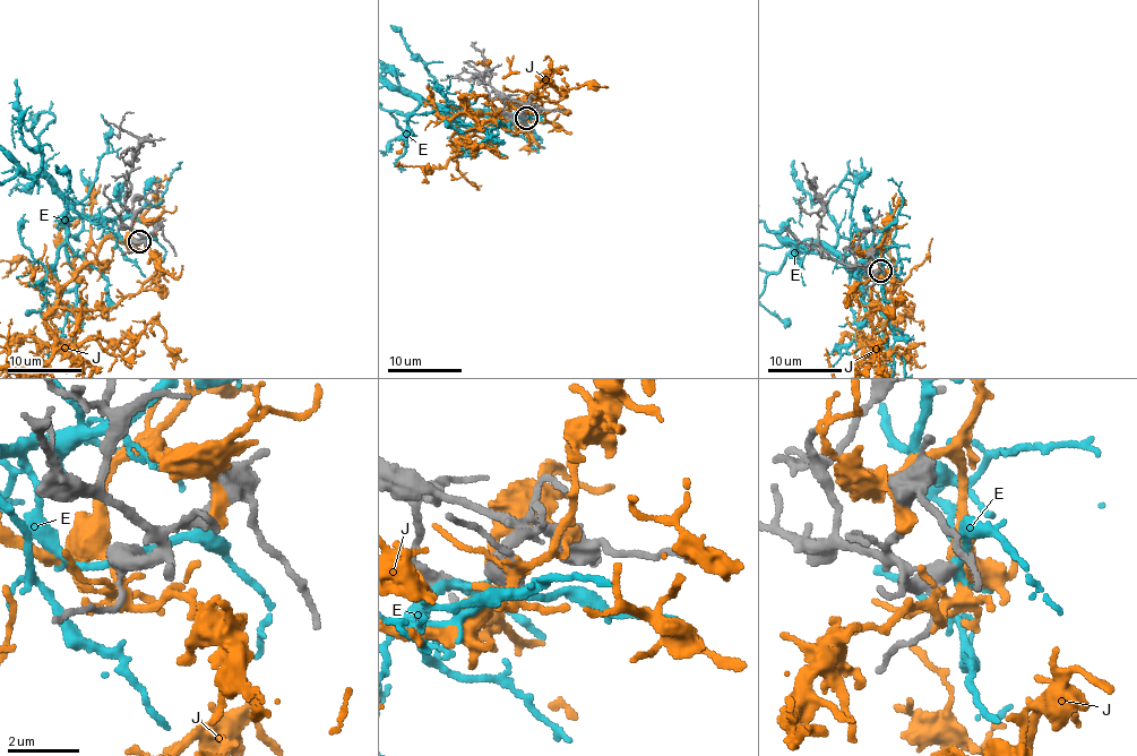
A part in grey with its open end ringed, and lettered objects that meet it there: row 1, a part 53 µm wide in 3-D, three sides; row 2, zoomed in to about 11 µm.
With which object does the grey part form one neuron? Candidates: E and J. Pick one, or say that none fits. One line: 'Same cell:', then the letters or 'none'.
Same cell: none

